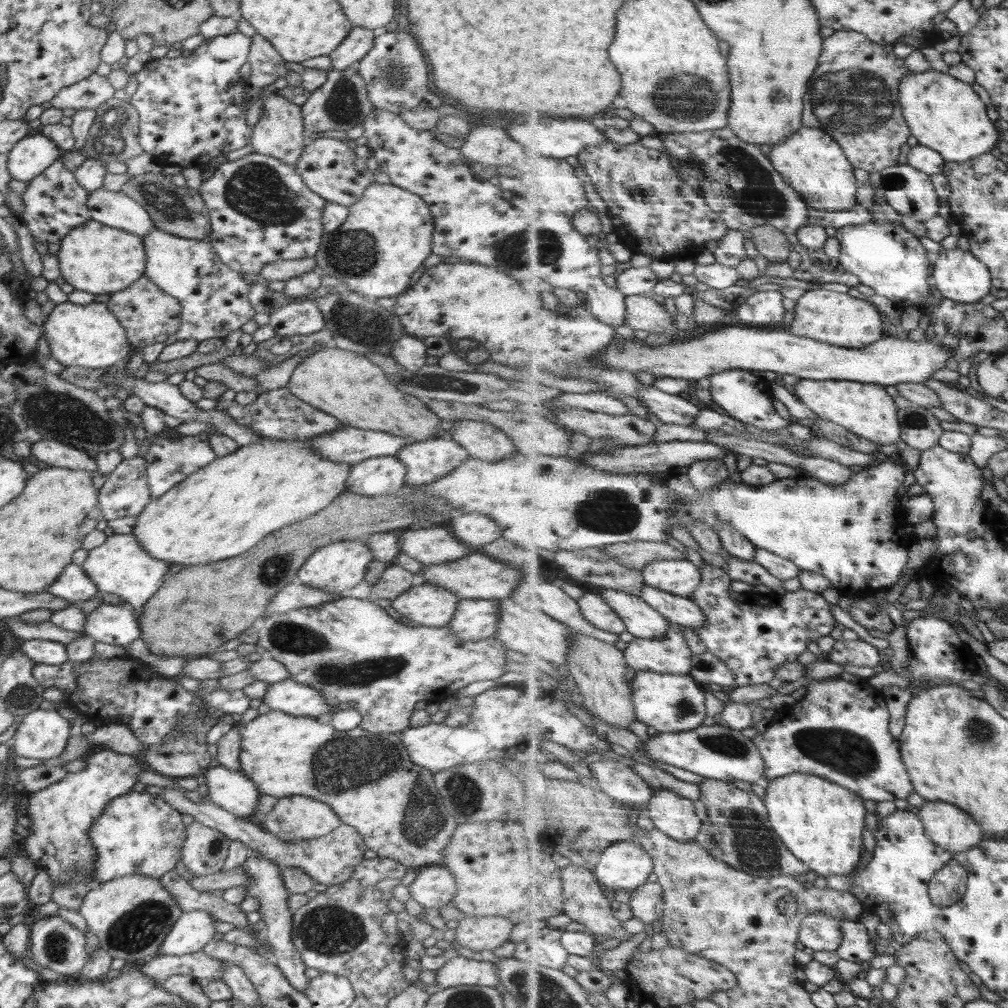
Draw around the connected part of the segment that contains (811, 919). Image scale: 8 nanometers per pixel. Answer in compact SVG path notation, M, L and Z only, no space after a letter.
M825 912L812 913L802 925L801 942L814 951L837 951L844 942L843 922Z

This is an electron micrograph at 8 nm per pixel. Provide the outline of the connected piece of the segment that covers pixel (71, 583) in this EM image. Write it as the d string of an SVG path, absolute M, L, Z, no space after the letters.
M75 563L68 564L62 570L62 574L50 586L46 586L46 591L68 600L68 602L78 602L79 604L85 600L90 600L92 596L101 595L86 571Z

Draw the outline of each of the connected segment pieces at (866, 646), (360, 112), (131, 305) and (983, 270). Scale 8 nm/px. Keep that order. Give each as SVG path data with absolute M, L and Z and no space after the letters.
M840 639L830 652L828 660L843 665L875 667L882 662L882 656L880 656L878 648L870 644L870 642L866 642L866 640L850 641Z
M356 67L346 68L346 70L330 68L326 82L320 88L313 90L308 100L301 106L304 130L319 133L326 130L348 131L354 126L360 126L374 108L367 96L365 82Z
M145 275L129 288L112 292L106 307L114 313L118 322L124 327L129 344L143 349L148 345L166 341L180 327L180 311L178 300L157 288Z
M944 248L934 259L933 278L944 297L977 303L992 294L993 273L971 251Z

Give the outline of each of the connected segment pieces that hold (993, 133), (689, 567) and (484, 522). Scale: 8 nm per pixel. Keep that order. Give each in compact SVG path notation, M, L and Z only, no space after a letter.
M931 68L904 77L900 90L899 105L904 108L913 135L923 145L941 152L947 161L966 162L998 146L1001 137L988 116L988 105L969 82Z
M686 558L656 560L643 574L648 585L686 597L694 595L703 580L701 568Z
M463 512L450 521L454 527L454 537L475 552L481 552L484 545L502 537L500 525L486 515Z

